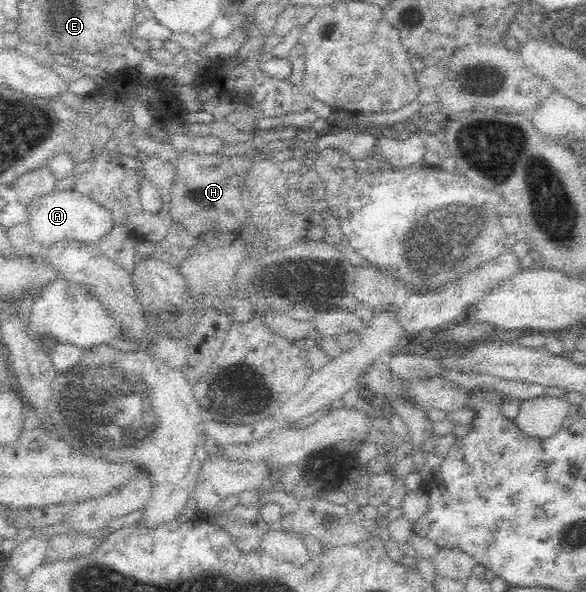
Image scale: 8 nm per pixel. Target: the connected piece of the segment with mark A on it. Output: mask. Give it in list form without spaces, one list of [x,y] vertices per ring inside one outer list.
[[[70,189],[52,191],[40,199],[34,199],[32,203],[26,205],[26,213],[28,213],[28,225],[32,229],[34,239],[46,245],[58,239],[80,239],[86,243],[94,241],[94,245],[98,245],[100,237],[116,224],[108,209]]]

